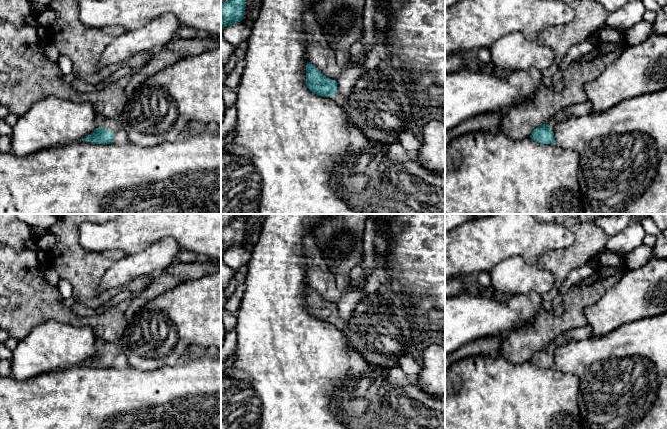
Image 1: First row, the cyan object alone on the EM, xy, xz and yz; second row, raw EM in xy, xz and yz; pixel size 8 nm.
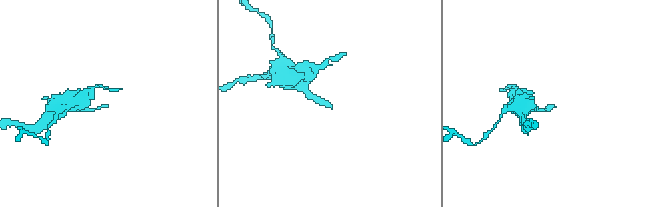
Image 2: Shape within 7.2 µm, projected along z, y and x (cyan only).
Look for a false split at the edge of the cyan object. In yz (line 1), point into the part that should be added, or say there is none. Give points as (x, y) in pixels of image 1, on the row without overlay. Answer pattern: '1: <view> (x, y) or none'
1: yz (577, 334)

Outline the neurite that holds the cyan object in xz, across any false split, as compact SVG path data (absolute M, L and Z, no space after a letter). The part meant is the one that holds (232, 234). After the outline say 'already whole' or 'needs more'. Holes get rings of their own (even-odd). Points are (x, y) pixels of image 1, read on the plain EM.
M238 214L230 223L221 227L221 254L243 244L246 231L246 214Z | already whole

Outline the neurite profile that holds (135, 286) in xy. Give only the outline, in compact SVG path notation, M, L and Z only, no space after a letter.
M154 275L138 277L124 285L124 289L131 291L134 295L139 294L149 283Z

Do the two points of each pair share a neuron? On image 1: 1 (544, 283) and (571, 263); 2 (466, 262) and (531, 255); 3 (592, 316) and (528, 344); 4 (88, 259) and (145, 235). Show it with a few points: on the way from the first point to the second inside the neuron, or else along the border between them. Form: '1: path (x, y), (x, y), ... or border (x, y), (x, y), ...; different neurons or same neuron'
1: border (536, 265), (554, 276), (554, 285), (543, 296); different neurons
2: path (482, 249), (515, 249); same neuron
3: border (599, 299), (585, 309), (587, 323); different neurons
4: border (86, 250), (121, 250), (126, 254); different neurons

